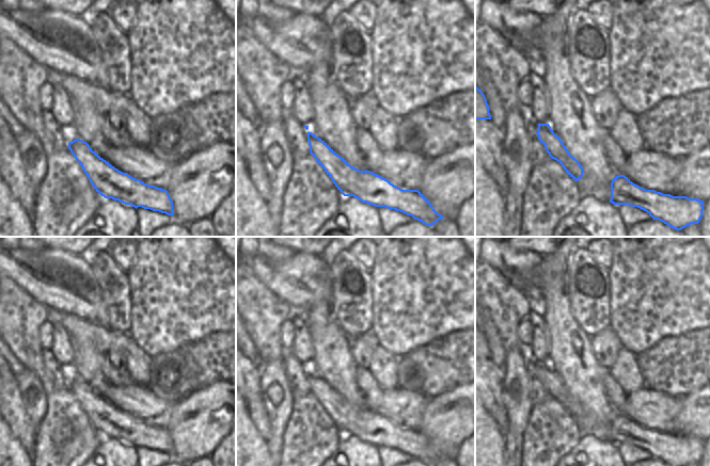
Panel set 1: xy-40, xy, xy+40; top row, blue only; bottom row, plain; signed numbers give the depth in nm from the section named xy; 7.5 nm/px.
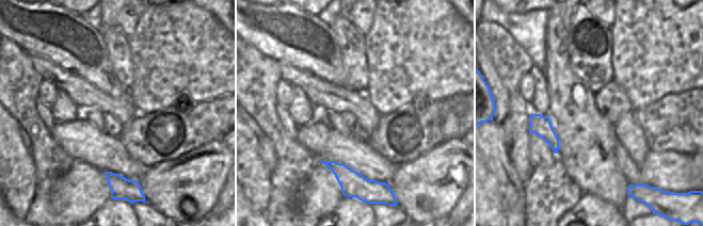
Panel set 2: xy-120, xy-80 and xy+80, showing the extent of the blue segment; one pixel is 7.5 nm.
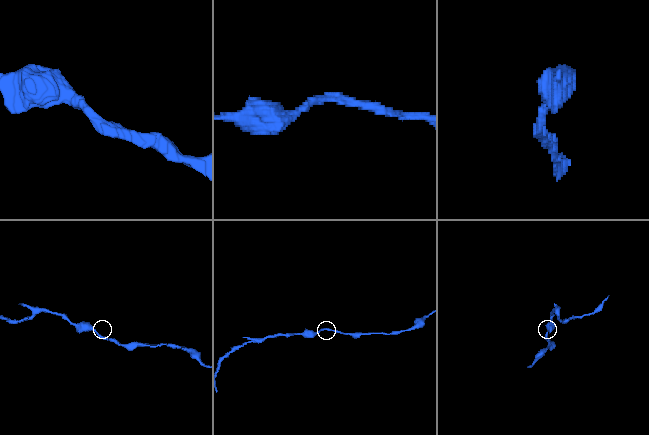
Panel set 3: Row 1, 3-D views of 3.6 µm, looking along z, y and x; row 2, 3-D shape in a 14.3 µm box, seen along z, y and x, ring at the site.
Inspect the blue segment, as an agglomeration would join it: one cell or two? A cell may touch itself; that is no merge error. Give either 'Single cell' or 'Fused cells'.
Single cell.

